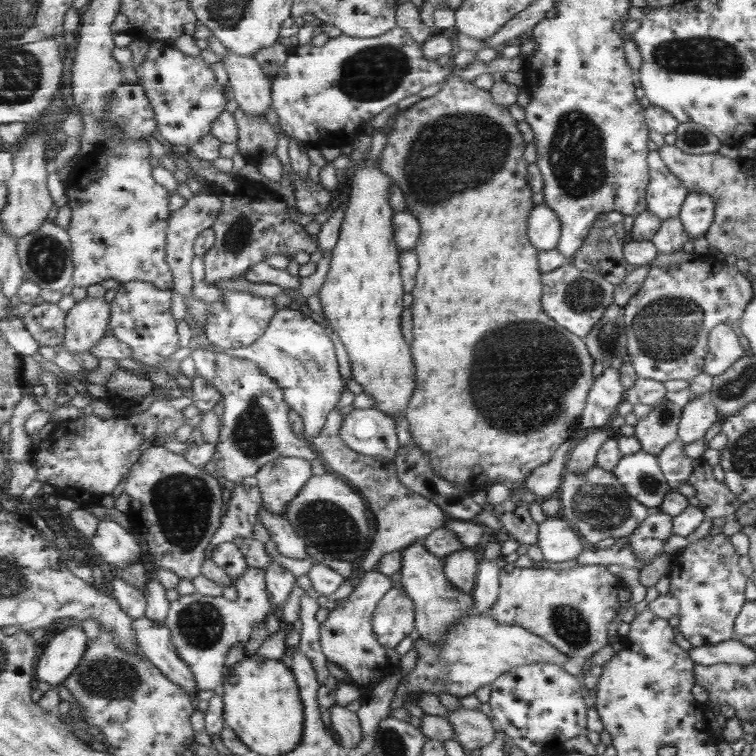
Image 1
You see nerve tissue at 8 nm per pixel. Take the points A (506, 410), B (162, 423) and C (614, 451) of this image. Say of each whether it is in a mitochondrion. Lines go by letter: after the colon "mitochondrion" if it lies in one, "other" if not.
A: mitochondrion
B: other
C: other

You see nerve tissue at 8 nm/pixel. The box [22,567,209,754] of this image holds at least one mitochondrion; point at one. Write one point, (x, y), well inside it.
(107, 678)

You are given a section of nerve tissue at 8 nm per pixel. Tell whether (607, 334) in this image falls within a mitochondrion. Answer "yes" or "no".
yes

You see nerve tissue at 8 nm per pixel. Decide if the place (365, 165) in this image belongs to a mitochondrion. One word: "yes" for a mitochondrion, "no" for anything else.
no

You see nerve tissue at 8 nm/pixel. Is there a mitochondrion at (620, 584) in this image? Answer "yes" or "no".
no

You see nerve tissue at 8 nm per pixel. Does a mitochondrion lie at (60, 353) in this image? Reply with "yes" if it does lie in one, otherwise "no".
no

